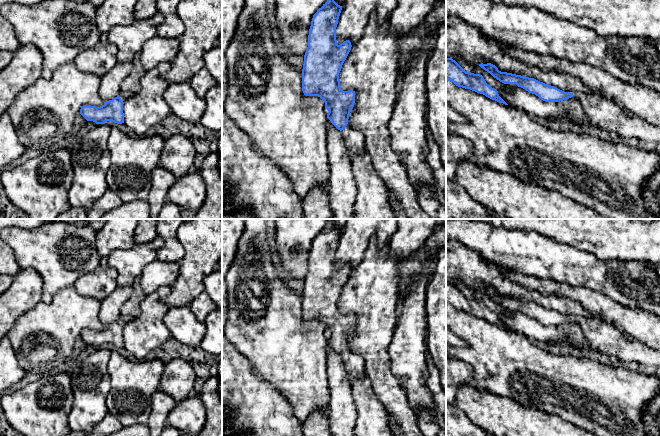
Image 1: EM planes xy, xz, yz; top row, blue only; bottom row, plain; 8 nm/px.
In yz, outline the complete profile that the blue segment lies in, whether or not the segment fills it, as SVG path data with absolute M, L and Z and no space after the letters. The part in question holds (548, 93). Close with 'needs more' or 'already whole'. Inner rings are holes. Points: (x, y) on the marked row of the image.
M481 63L479 66L500 82L516 84L546 102L560 102L574 97L581 103L589 125L606 131L615 131L622 137L635 137L660 144L660 127L616 106L606 98L586 92L564 92L534 78L501 72L491 63Z; needs more

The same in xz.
M327 0L327 2L323 4L323 6L313 15L308 35L308 47L304 55L304 64L302 69L302 91L306 96L318 96L324 100L325 110L327 109L329 111L327 118L338 130L341 131L348 155L353 160L358 154L365 151L365 139L360 131L352 129L348 124L350 112L355 104L355 91L343 91L340 87L339 73L352 47L349 40L344 41L340 45L337 44L336 27L341 10L342 6L338 5L334 0Z; needs more

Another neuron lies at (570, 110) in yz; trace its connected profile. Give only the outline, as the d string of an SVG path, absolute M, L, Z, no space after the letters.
M460 55L452 57L466 72L480 74L488 85L498 91L499 96L510 106L525 111L530 116L548 118L575 125L589 125L581 103L571 97L560 102L546 102L521 87L508 88L479 65L469 63Z

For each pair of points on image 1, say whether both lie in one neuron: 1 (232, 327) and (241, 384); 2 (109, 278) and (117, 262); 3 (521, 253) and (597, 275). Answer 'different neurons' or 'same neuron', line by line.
1: different neurons
2: different neurons
3: same neuron

